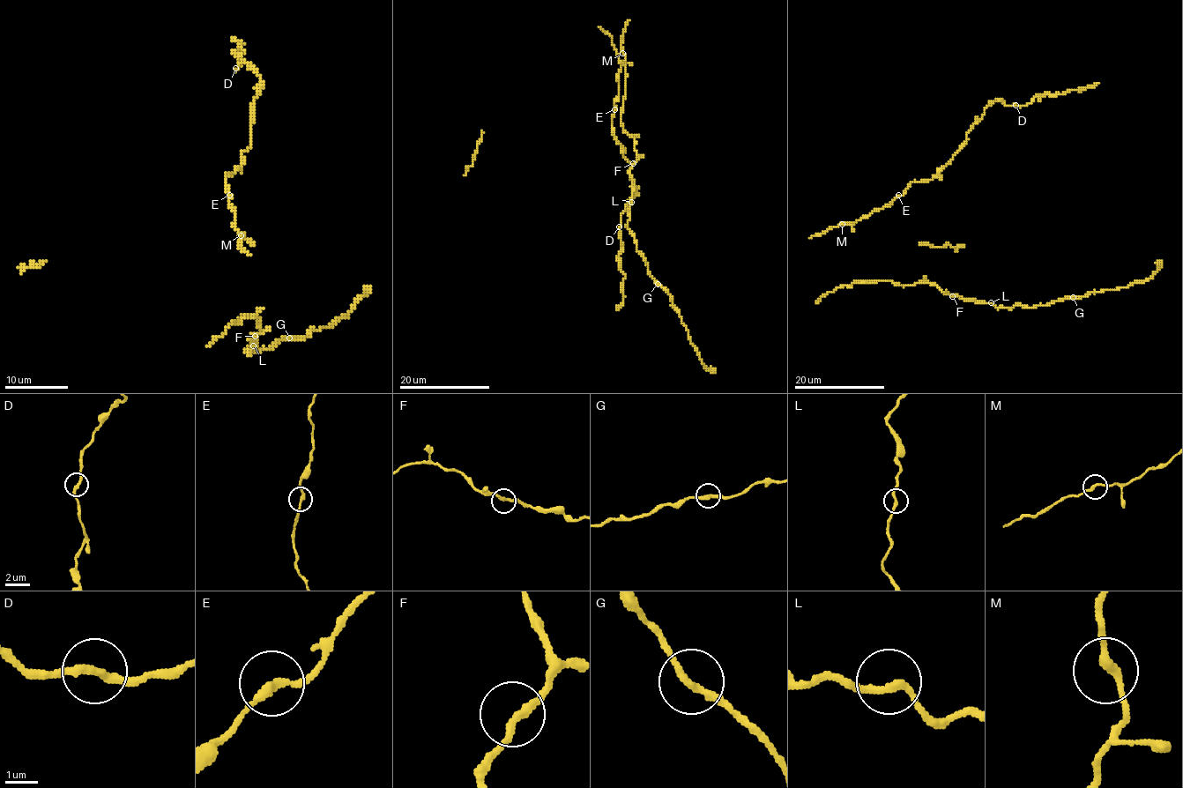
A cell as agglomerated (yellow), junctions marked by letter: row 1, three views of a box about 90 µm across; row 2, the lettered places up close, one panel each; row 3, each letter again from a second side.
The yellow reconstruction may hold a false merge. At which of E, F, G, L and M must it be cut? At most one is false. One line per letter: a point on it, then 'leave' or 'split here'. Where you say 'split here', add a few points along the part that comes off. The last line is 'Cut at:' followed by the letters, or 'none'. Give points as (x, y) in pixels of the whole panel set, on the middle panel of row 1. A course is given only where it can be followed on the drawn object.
E: at (614, 109); leave
F: at (633, 163); leave
G: at (658, 284); leave
L: at (631, 202); leave
M: at (622, 53); leave
Cut at: none

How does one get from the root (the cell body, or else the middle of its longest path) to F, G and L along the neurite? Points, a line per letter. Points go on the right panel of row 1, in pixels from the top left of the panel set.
F: (858, 280), (893, 281), (903, 286), (927, 282), (952, 296)
G: (858, 280), (903, 286), (927, 282), (997, 308), (1017, 303), (1030, 308), (1073, 297)
L: (858, 280), (893, 281), (903, 286), (927, 282), (959, 297), (991, 302)

